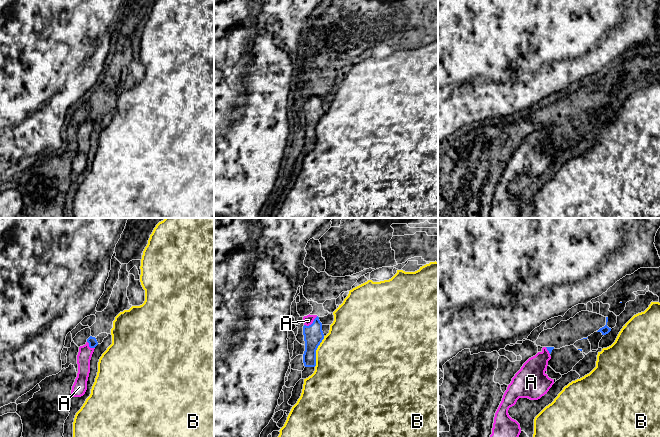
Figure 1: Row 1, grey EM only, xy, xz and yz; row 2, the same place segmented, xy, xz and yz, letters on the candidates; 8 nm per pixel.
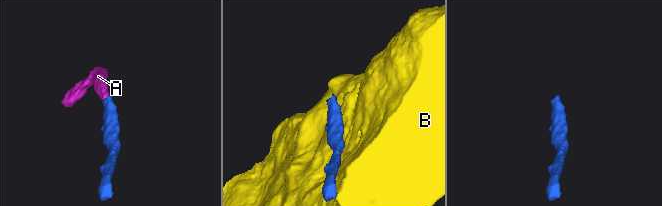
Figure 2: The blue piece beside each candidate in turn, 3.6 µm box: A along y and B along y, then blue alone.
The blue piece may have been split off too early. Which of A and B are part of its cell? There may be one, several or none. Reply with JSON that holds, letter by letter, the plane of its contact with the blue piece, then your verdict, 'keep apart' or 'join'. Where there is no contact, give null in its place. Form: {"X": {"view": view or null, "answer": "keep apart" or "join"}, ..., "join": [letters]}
{"A": {"view": "xz", "answer": "join"}, "B": {"view": "xz", "answer": "keep apart"}, "join": ["A"]}

